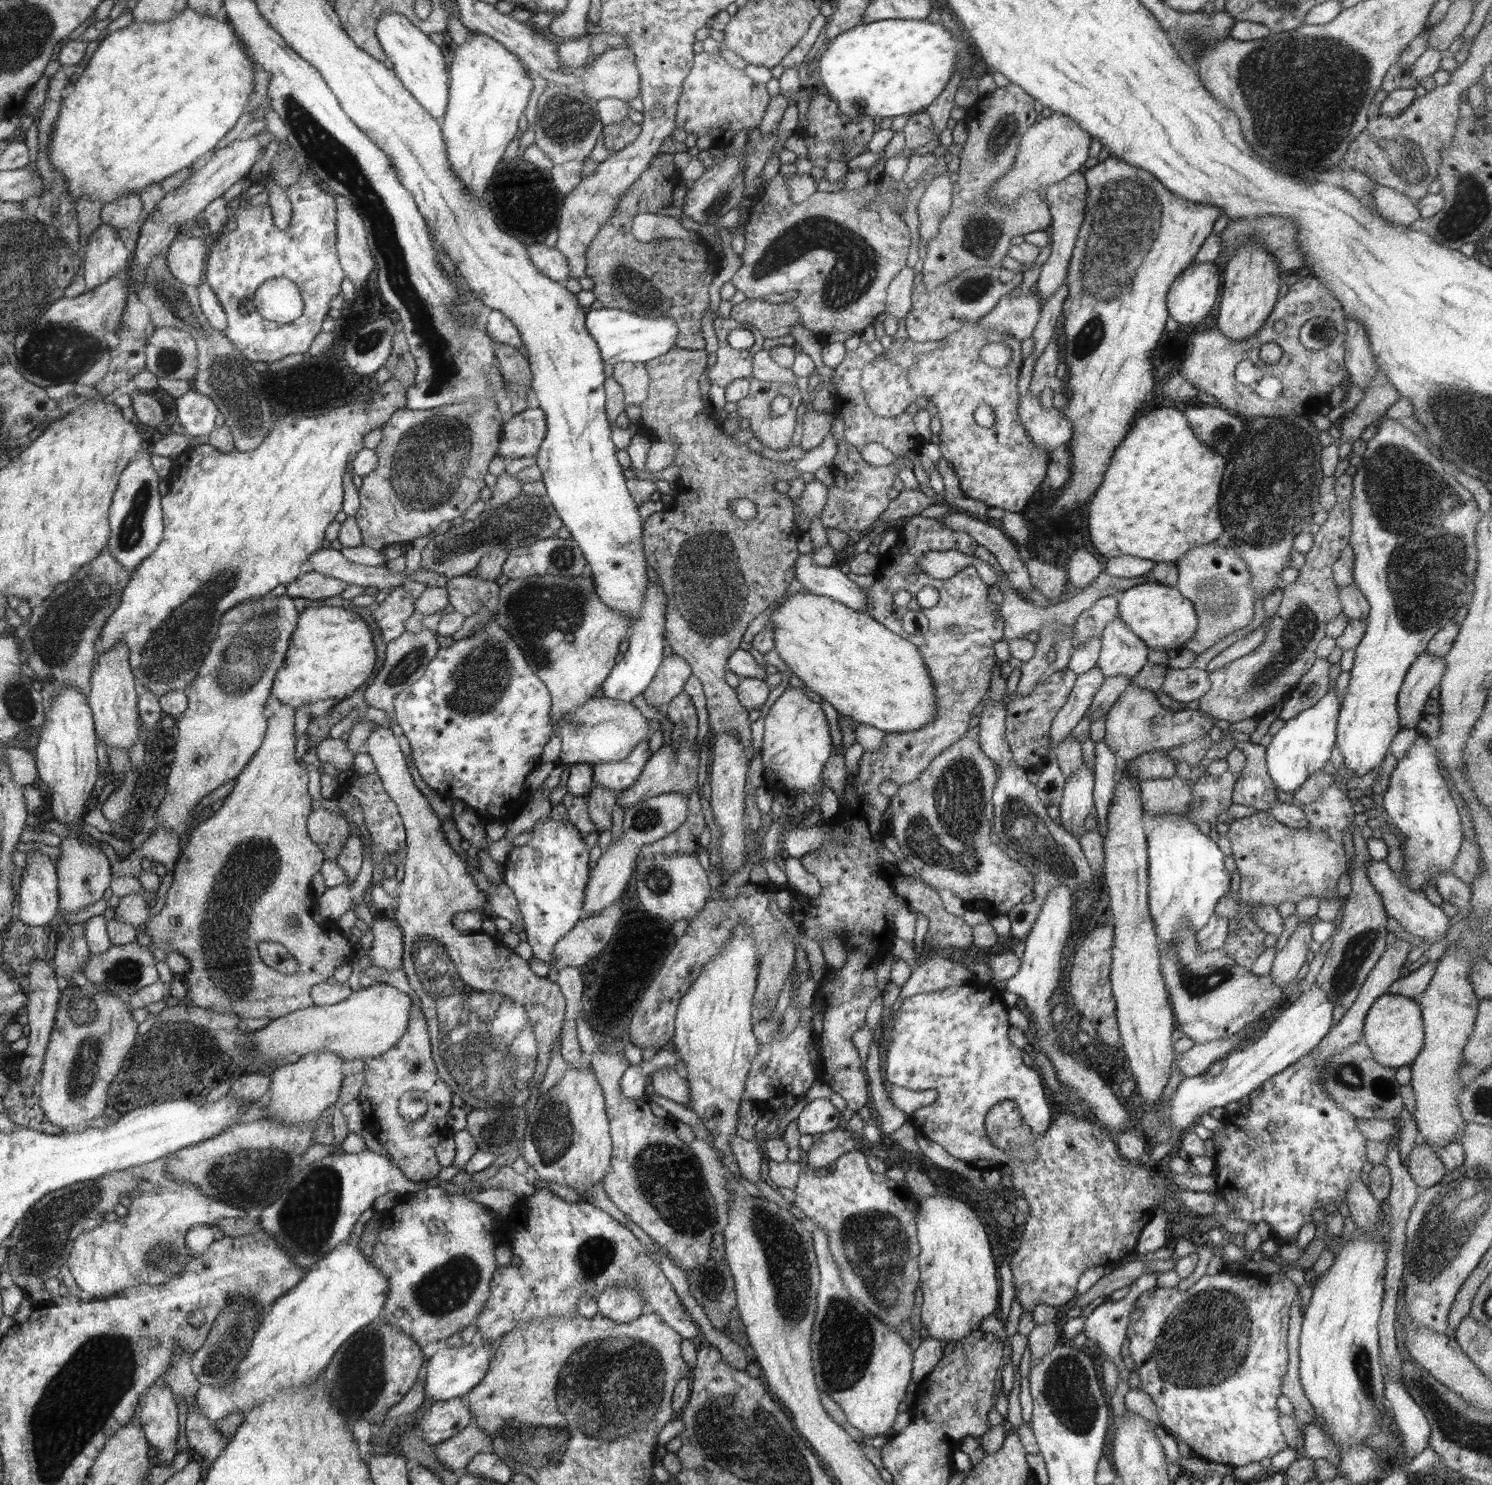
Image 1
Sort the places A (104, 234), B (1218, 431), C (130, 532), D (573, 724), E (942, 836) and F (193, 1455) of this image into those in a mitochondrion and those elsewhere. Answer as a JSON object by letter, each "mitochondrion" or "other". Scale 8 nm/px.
{"A":"other","B":"mitochondrion","C":"mitochondrion","D":"mitochondrion","E":"mitochondrion","F":"other"}

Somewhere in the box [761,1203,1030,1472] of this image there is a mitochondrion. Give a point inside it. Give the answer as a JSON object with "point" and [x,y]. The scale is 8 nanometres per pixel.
{"point":[875,1244]}

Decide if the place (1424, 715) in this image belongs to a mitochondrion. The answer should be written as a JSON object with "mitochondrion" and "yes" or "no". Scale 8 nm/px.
{"mitochondrion":"no"}

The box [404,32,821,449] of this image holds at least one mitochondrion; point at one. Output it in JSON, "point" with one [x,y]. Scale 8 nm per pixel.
{"point":[566,122]}

